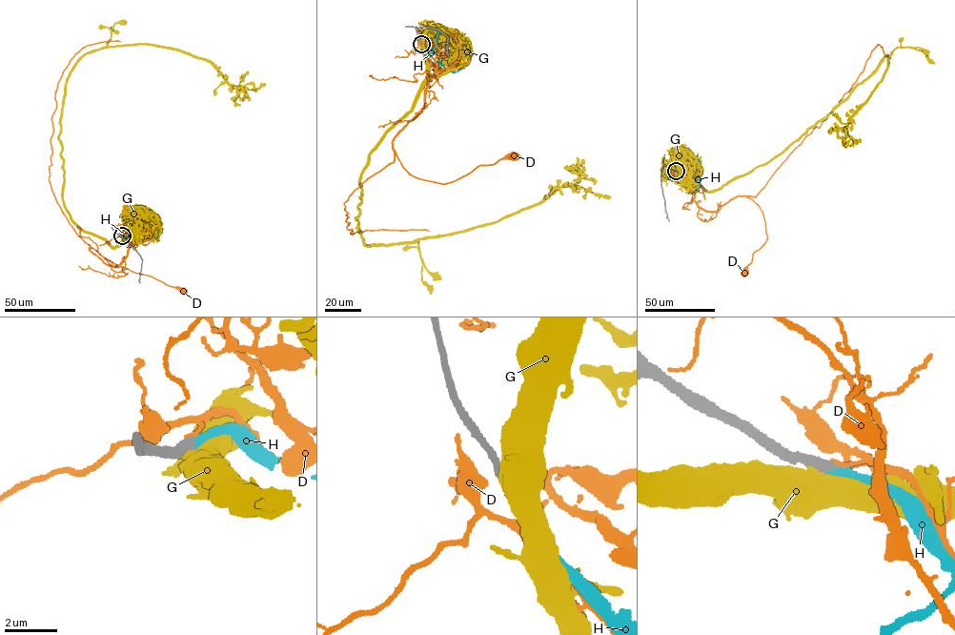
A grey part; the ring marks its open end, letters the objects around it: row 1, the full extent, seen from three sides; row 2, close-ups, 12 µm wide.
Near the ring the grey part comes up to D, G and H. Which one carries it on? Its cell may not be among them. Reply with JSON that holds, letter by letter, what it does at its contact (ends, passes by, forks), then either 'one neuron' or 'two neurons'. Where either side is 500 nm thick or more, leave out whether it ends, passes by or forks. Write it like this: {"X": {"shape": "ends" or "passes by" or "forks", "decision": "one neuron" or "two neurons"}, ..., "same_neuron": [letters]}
{"D": {"shape": "ends", "decision": "two neurons"}, "G": {"decision": "two neurons"}, "H": {"shape": "ends", "decision": "one neuron"}, "same_neuron": ["H"]}

